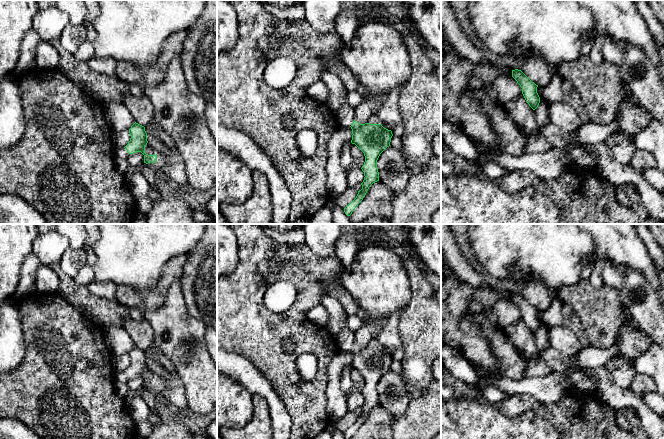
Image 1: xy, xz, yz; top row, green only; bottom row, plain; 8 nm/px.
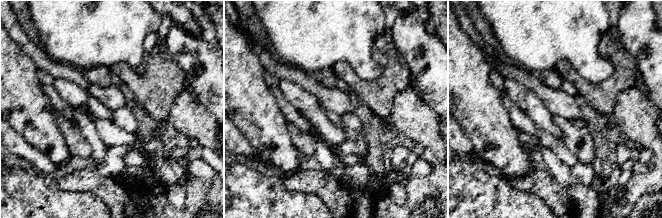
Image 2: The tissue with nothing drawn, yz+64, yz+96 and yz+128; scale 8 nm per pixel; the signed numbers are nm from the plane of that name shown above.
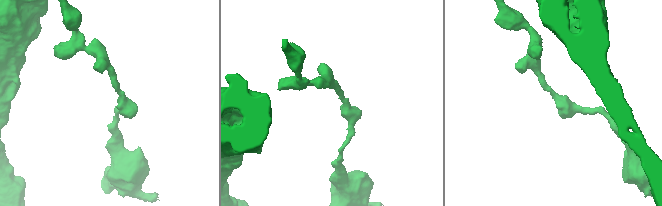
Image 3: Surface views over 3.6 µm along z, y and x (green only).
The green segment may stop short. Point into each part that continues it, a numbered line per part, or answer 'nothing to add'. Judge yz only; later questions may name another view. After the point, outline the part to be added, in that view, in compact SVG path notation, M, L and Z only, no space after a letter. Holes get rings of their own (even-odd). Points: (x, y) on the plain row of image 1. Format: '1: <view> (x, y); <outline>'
nothing to add

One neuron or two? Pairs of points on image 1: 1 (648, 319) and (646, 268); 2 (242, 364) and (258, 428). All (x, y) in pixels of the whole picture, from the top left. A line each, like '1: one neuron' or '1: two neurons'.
1: two neurons
2: two neurons

